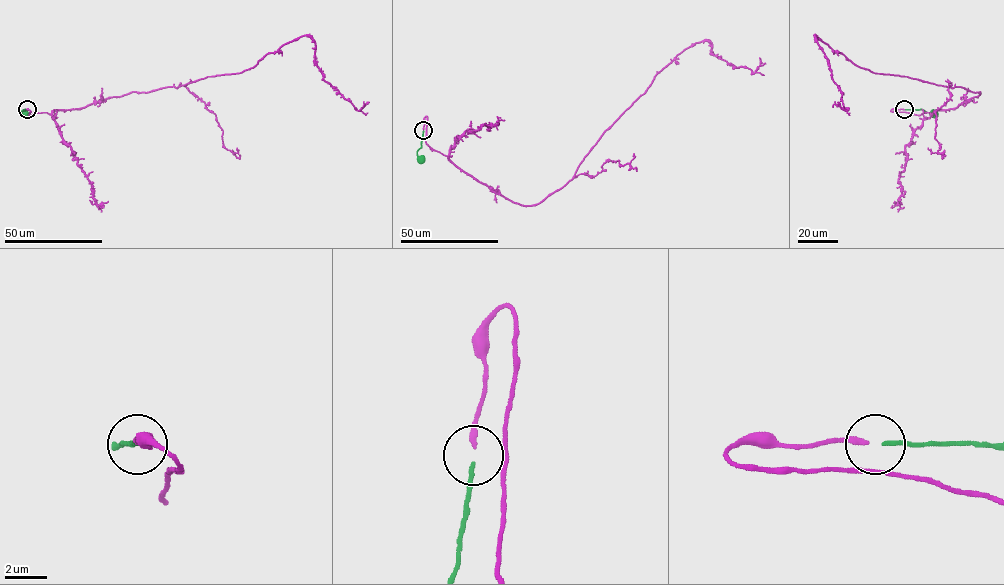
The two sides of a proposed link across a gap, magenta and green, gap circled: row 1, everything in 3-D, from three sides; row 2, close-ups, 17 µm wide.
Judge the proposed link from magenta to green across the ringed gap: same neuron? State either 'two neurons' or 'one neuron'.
one neuron

